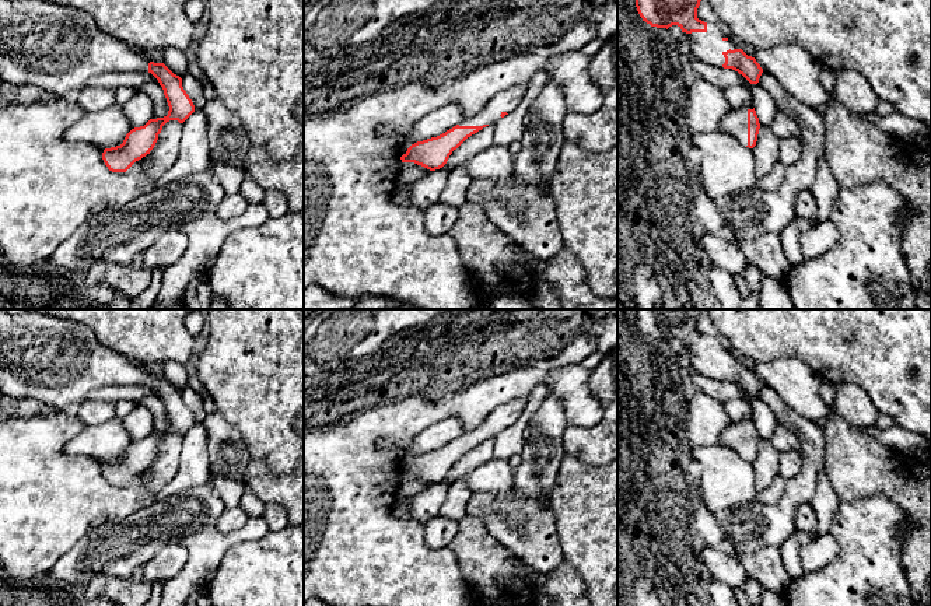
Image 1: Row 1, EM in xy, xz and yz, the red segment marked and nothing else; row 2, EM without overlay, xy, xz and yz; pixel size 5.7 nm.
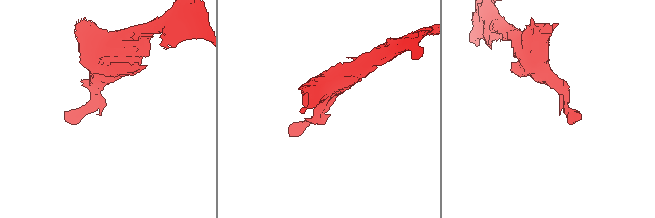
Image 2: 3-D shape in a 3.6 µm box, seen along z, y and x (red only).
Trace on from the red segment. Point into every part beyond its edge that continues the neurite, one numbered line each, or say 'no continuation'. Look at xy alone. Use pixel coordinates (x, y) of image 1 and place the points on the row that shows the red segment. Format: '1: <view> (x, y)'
1: xy (58, 48)

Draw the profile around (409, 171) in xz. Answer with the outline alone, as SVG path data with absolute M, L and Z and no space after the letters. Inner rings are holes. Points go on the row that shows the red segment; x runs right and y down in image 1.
M402 162L400 165L400 174L399 174L399 183L405 185L405 183L410 183L414 182L417 179L424 178L427 174L430 172L430 169L417 165L414 162Z

